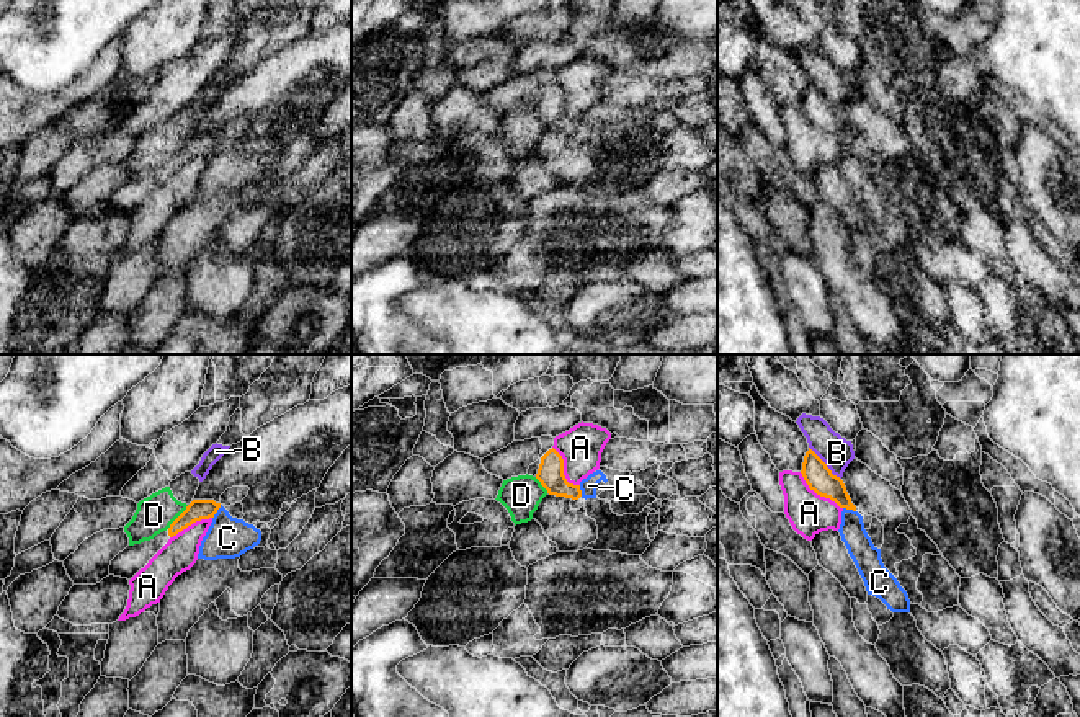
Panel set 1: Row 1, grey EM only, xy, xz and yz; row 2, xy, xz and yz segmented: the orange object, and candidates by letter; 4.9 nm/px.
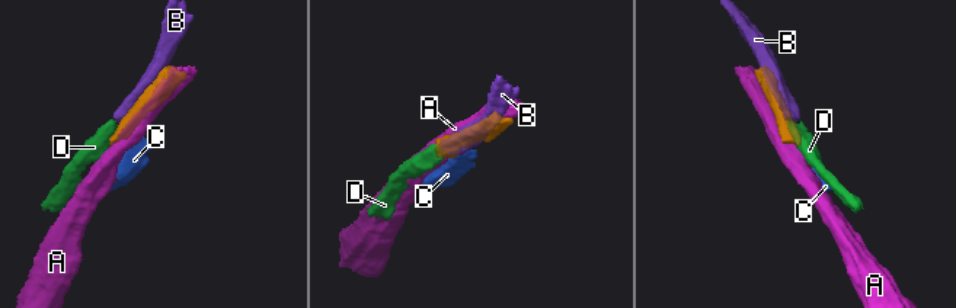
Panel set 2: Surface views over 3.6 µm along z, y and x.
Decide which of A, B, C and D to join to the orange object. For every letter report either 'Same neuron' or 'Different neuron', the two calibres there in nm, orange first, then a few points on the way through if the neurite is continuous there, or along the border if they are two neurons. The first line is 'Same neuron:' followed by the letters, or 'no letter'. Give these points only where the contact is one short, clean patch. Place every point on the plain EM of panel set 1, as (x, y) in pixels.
Same neuron: no letter
A: Different neuron. Thickness 140 nm (orange) against 200 nm
B: Different neuron. Thickness 140 nm (orange) against 160 nm
C: Different neuron. Thickness 100 nm (orange) against 200 nm. Boundary: xy (221, 139), (213, 152)
D: Different neuron. Thickness 100 nm (orange) against 190 nm. Boundary: xy (188, 139), (167, 162)

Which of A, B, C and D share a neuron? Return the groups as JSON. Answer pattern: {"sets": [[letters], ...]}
{"sets": [["A"], ["B", "D"], ["C"]]}

